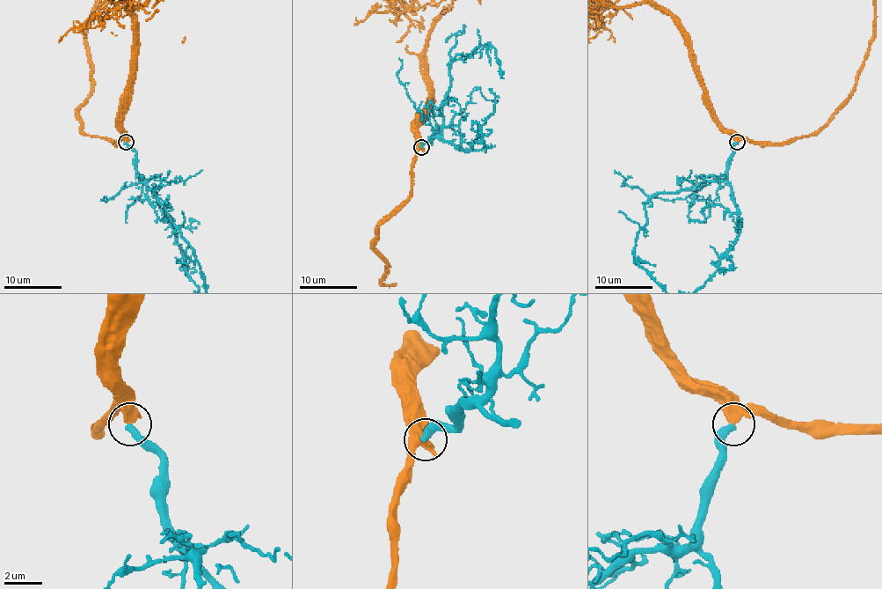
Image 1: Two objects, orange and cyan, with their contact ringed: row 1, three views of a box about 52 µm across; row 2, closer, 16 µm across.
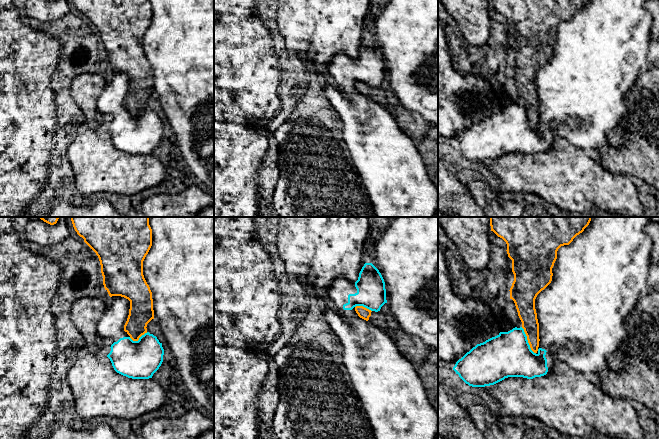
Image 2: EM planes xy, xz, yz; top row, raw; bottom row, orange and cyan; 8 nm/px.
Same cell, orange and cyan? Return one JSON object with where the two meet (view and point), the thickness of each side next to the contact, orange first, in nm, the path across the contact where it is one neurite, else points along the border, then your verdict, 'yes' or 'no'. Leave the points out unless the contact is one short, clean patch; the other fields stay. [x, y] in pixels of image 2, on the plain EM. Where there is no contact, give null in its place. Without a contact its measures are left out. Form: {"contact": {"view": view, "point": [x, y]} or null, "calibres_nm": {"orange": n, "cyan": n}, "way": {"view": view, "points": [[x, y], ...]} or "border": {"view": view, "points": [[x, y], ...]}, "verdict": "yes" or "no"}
{"contact": {"view": "yz", "point": [527, 115]}, "calibres_nm": {"orange": 150, "cyan": 360}, "border": {"view": "yz", "points": [[521, 103], [529, 123], [535, 129]]}, "verdict": "no"}

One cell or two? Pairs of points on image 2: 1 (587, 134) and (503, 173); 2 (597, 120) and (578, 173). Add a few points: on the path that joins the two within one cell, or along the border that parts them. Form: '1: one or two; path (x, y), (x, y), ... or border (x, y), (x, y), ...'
1: two; border (546, 149), (556, 132), (575, 147), (591, 152)
2: two; border (565, 139), (575, 147), (594, 154)

